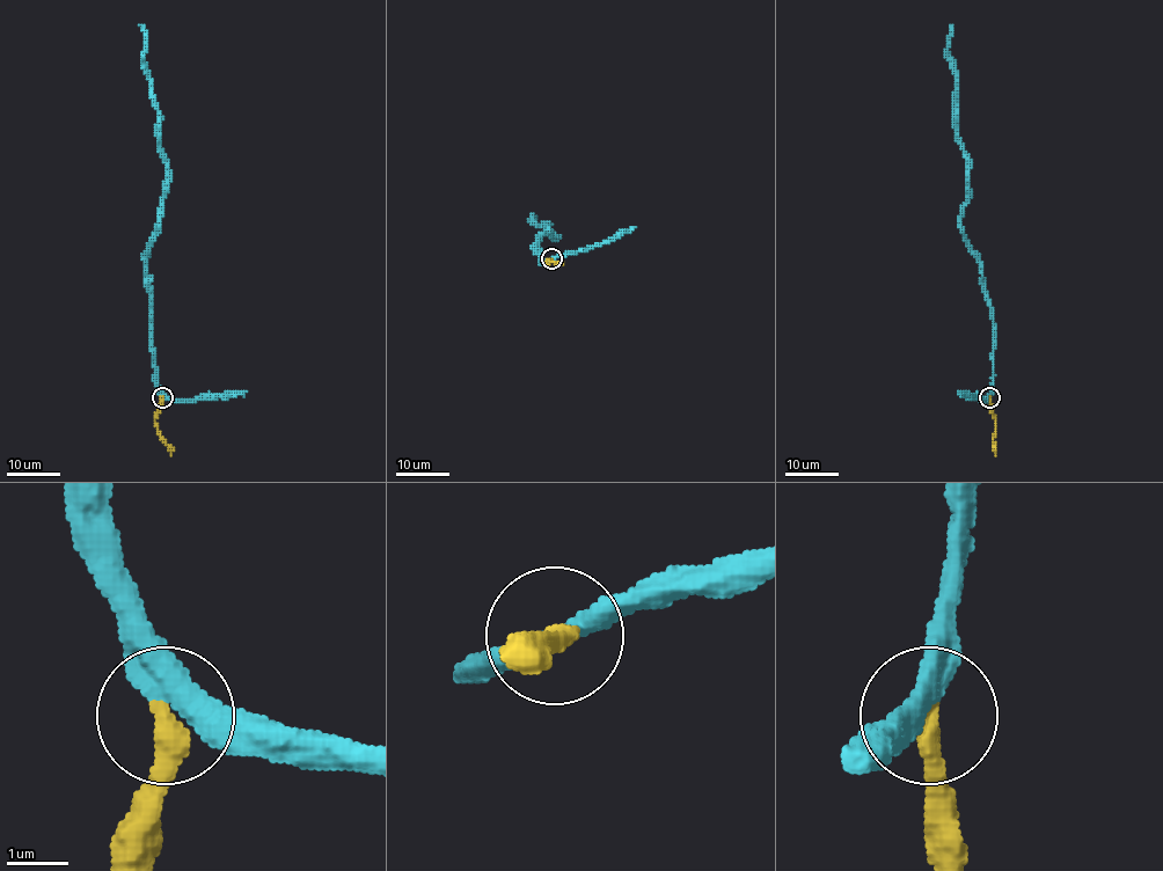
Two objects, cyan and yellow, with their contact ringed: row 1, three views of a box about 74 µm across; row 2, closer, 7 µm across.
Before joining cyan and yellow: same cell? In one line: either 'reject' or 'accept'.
accept

